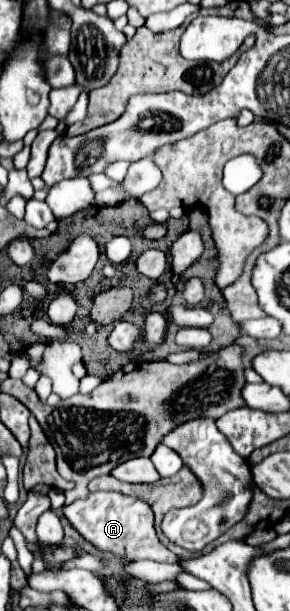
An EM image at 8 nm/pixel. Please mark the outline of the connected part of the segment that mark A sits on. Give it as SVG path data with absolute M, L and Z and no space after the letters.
M97 491L91 493L87 499L79 499L63 507L63 513L85 541L89 541L101 553L115 555L121 563L131 563L139 559L151 559L161 563L179 561L175 553L171 553L159 543L153 529L153 511L143 499L121 495L115 491Z

